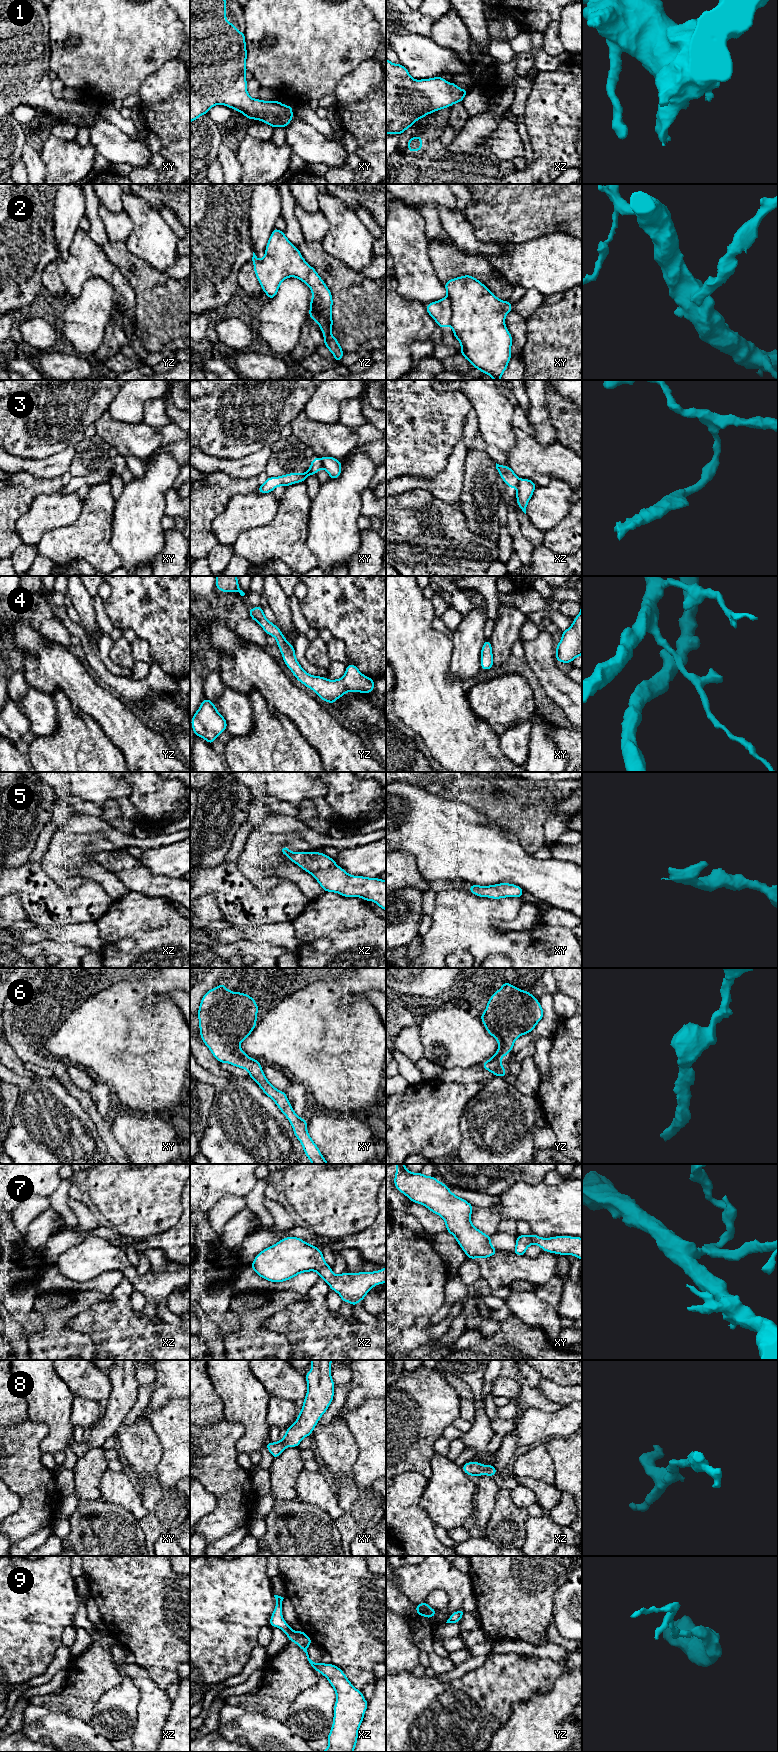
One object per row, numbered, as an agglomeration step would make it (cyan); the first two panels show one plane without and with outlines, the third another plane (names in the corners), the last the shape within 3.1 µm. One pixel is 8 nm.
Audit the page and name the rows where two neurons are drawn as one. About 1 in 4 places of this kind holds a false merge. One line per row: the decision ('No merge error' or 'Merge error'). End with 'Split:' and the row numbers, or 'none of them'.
1: No merge error
2: Merge error
3: Merge error
4: No merge error
5: No merge error
6: No merge error
7: No merge error
8: No merge error
9: No merge error
Split: 2, 3

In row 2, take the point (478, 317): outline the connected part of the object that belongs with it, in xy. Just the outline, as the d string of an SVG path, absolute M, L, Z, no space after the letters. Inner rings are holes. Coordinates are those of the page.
M470 275L444 284L451 303L451 327L460 341L460 353L471 365L501 380L510 358L513 338L505 325L512 303L497 298Z

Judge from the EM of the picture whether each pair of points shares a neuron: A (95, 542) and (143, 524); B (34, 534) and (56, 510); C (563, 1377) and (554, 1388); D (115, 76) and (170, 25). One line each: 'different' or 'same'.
A: different
B: same
C: different
D: same

